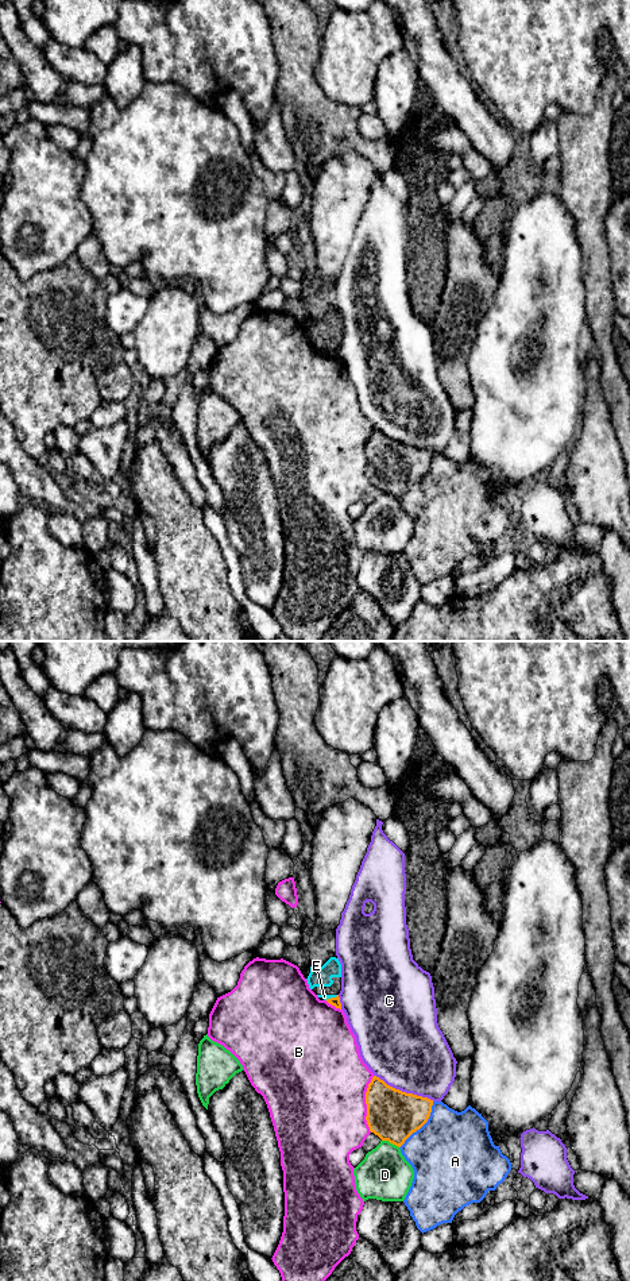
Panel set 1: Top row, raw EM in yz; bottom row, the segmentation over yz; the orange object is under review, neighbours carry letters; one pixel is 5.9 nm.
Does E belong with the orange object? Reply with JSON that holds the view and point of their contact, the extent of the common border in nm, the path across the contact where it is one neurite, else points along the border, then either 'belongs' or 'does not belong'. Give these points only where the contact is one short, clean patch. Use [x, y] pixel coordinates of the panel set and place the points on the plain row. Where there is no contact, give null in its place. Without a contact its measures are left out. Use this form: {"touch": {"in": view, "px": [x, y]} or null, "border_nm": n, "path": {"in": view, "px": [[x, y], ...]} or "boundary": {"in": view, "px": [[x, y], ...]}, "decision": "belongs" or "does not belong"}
{"touch": {"in": "yz", "px": [331, 350]}, "border_nm": 80, "boundary": {"in": "yz", "px": [[337, 347], [325, 351]]}, "decision": "does not belong"}

